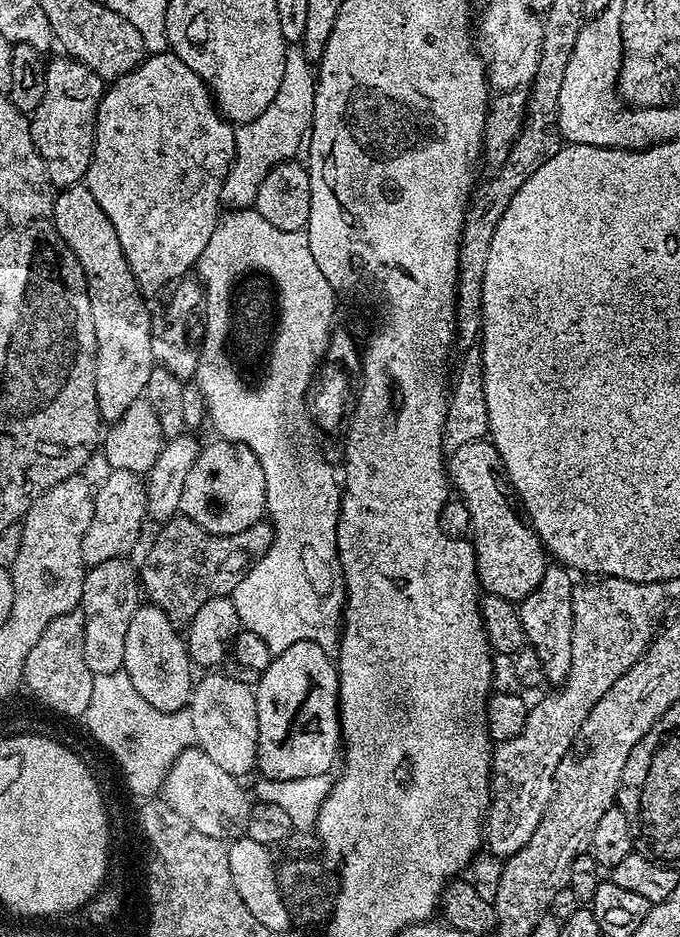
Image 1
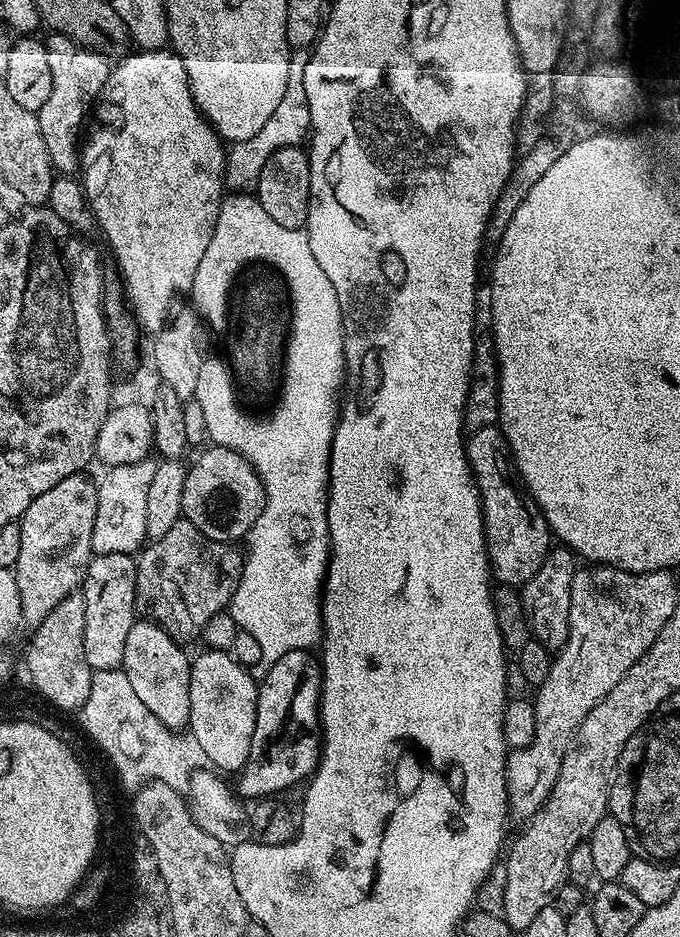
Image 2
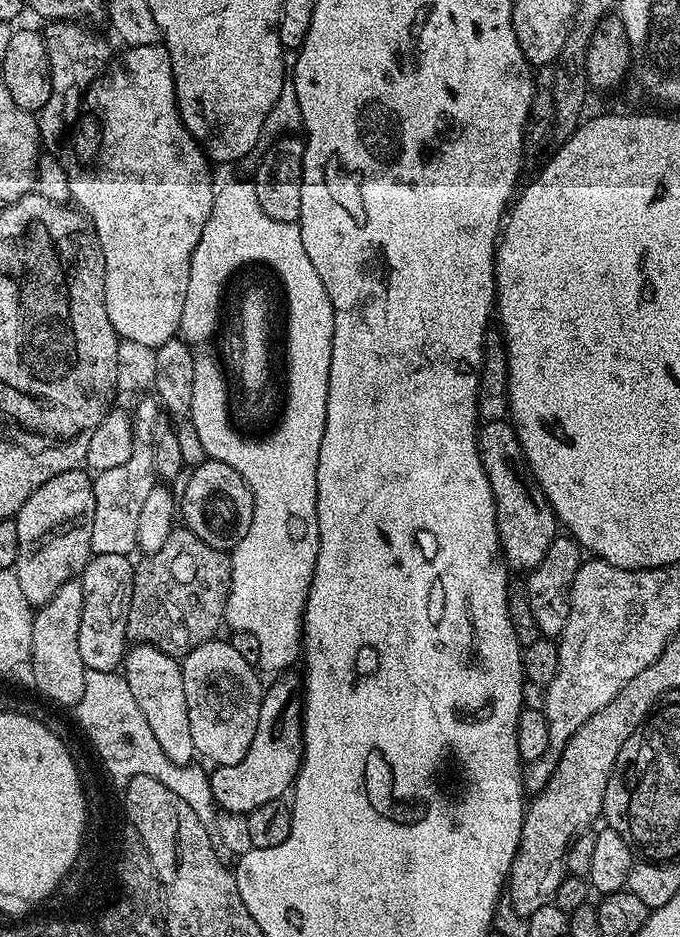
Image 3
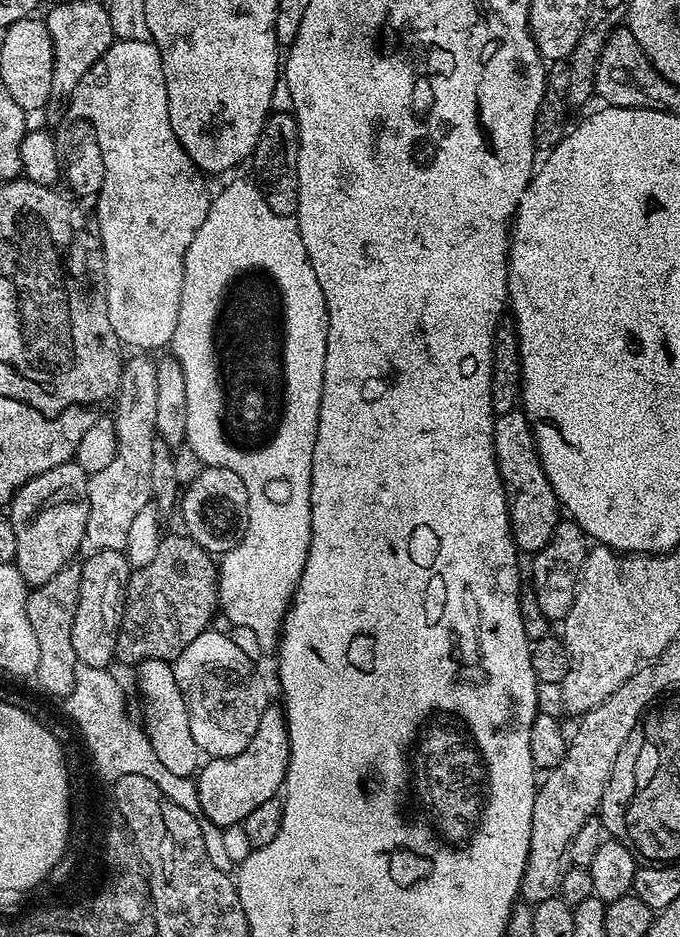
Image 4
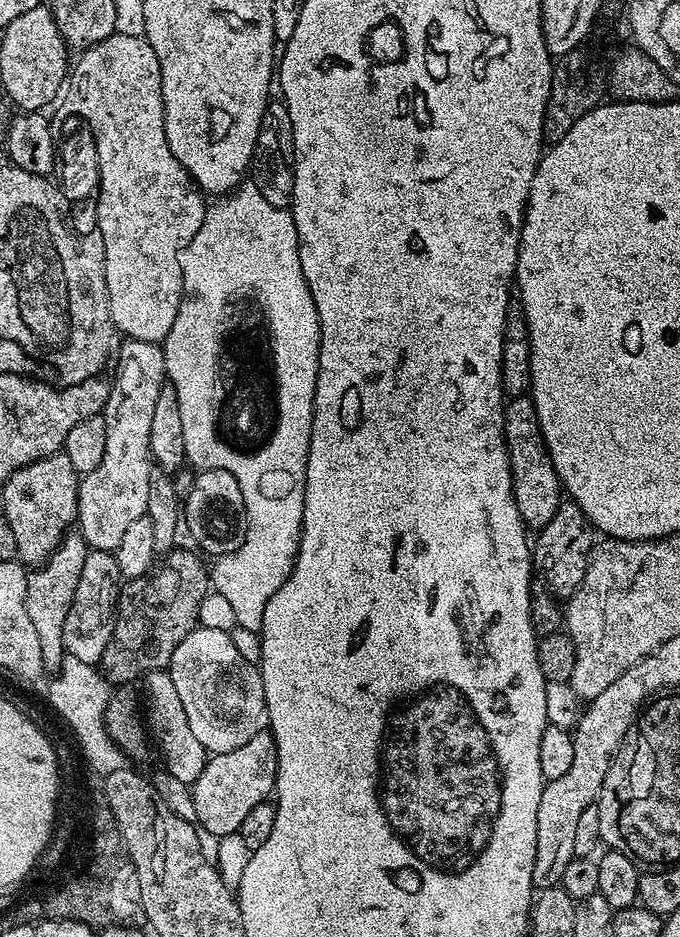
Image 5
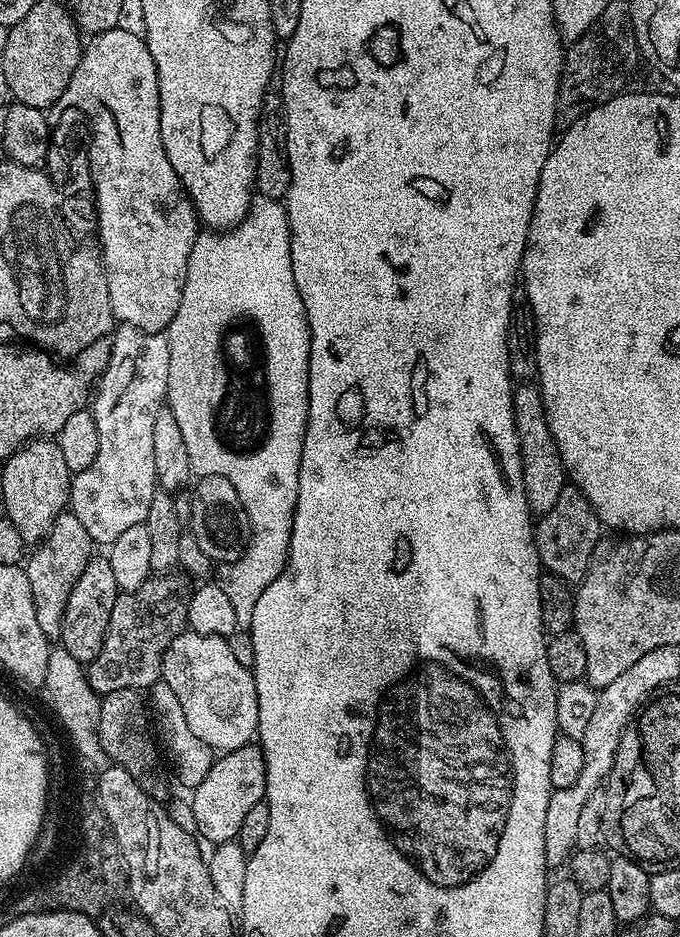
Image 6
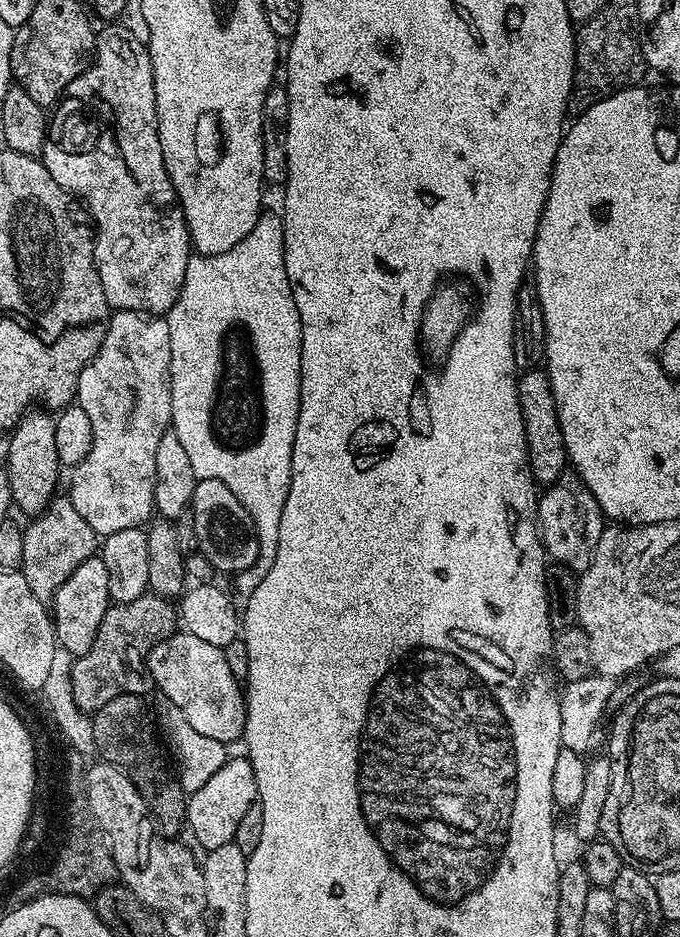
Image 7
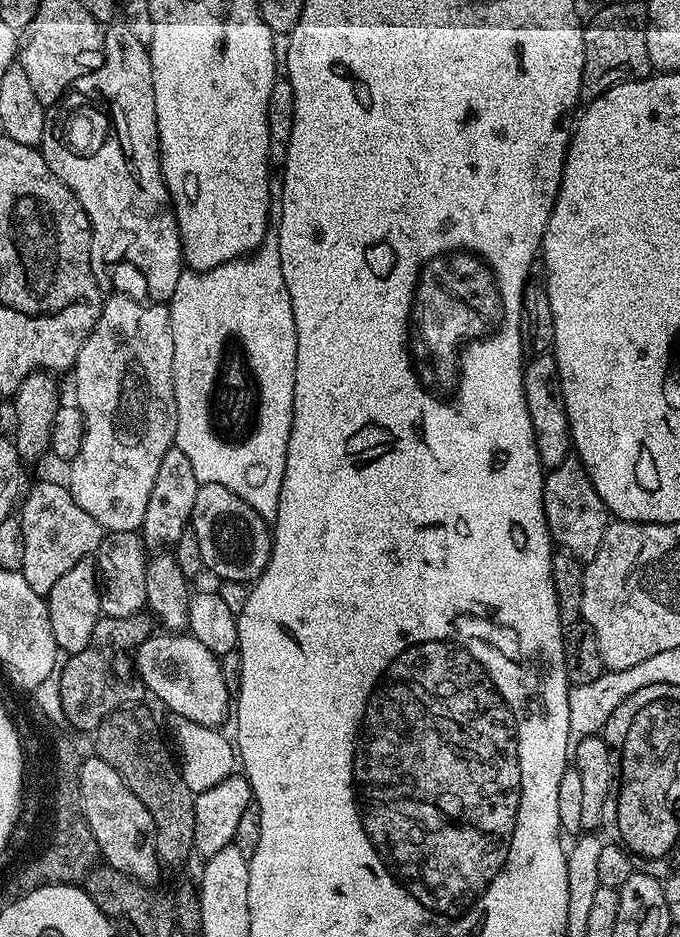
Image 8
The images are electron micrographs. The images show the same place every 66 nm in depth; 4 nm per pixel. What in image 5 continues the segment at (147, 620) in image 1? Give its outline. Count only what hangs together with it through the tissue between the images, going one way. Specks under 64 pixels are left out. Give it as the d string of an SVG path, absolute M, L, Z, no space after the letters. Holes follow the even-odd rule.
M157 670L149 672L143 677L142 685L148 691L146 696L146 728L151 739L160 747L160 752L164 755L164 764L167 775L178 778L178 782L192 785L202 774L204 763L207 762L209 753L204 751L202 742L194 738L190 731L190 722L186 722L186 709L182 707L182 701L178 699L178 690L174 690L174 682L170 678L167 670Z

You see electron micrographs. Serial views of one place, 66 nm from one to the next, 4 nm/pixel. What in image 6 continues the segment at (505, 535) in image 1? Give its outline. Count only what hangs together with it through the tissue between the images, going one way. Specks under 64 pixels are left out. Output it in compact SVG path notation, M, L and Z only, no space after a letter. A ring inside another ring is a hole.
M532 382L521 383L512 393L512 409L520 443L522 482L526 490L528 507L533 513L543 514L550 510L558 494L562 494L566 487L566 473L562 458L558 454L558 446L554 442L554 434L550 434L550 426L546 422L546 410L539 387Z

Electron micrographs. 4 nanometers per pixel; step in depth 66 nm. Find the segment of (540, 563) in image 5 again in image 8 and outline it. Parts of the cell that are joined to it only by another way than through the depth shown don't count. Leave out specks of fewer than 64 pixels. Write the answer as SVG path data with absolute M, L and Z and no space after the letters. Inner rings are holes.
M569 458L562 461L558 466L547 469L544 478L544 513L548 523L548 533L552 535L553 545L557 549L570 553L581 562L592 560L594 554L598 554L598 550L602 546L604 532L610 523L610 513L608 507L602 502L602 498L598 498L590 478L579 460Z

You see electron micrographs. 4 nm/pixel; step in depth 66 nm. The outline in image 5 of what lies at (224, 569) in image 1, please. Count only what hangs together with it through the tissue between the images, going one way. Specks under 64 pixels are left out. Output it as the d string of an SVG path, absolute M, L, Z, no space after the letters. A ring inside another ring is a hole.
M180 551L167 553L148 575L127 581L121 587L114 634L106 650L102 650L98 665L109 685L124 686L163 669L178 642L197 627L198 606L202 606L202 598L210 590L210 572L195 551Z

